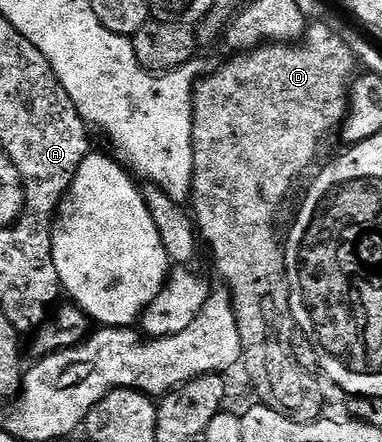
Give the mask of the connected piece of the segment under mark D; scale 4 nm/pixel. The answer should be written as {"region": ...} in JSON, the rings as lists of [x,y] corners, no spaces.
{"region":[[[316,20],[307,27],[306,37],[303,40],[287,42],[273,42],[260,44],[255,48],[243,52],[233,53],[232,59],[225,66],[217,68],[213,74],[208,74],[197,81],[192,92],[192,192],[190,195],[190,213],[194,219],[194,225],[199,237],[212,249],[212,262],[216,265],[216,274],[225,282],[227,293],[232,300],[232,307],[236,313],[238,336],[242,340],[242,367],[248,373],[248,382],[252,390],[257,394],[259,401],[268,406],[274,412],[285,414],[295,422],[315,422],[321,417],[320,409],[324,406],[324,394],[315,381],[313,375],[307,374],[296,363],[294,349],[294,331],[296,321],[292,319],[290,312],[290,300],[288,299],[288,284],[284,272],[284,251],[281,239],[276,239],[276,217],[284,206],[284,201],[292,194],[296,181],[311,168],[320,154],[320,141],[324,134],[339,127],[343,123],[344,115],[348,113],[348,99],[350,97],[350,83],[353,81],[352,69],[357,69],[358,61],[352,55],[350,48],[343,42],[340,32],[334,32],[327,26],[327,21]]]}

